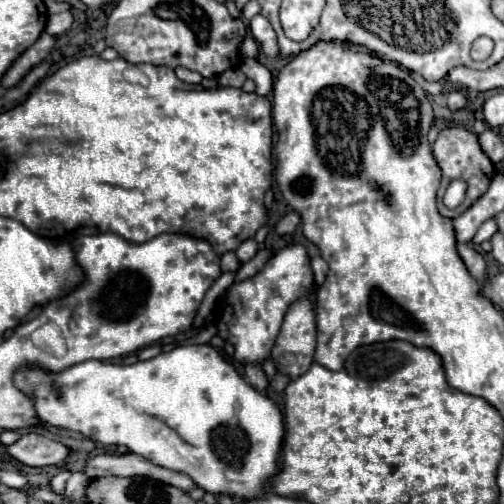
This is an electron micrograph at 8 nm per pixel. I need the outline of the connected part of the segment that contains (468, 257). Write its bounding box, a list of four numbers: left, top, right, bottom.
[458,243,486,281]

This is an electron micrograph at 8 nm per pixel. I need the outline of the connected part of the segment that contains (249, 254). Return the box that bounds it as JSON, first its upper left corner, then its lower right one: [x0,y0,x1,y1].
[234,239,258,261]

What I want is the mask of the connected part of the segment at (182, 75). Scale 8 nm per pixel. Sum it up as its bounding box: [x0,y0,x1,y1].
[174,67,202,85]

